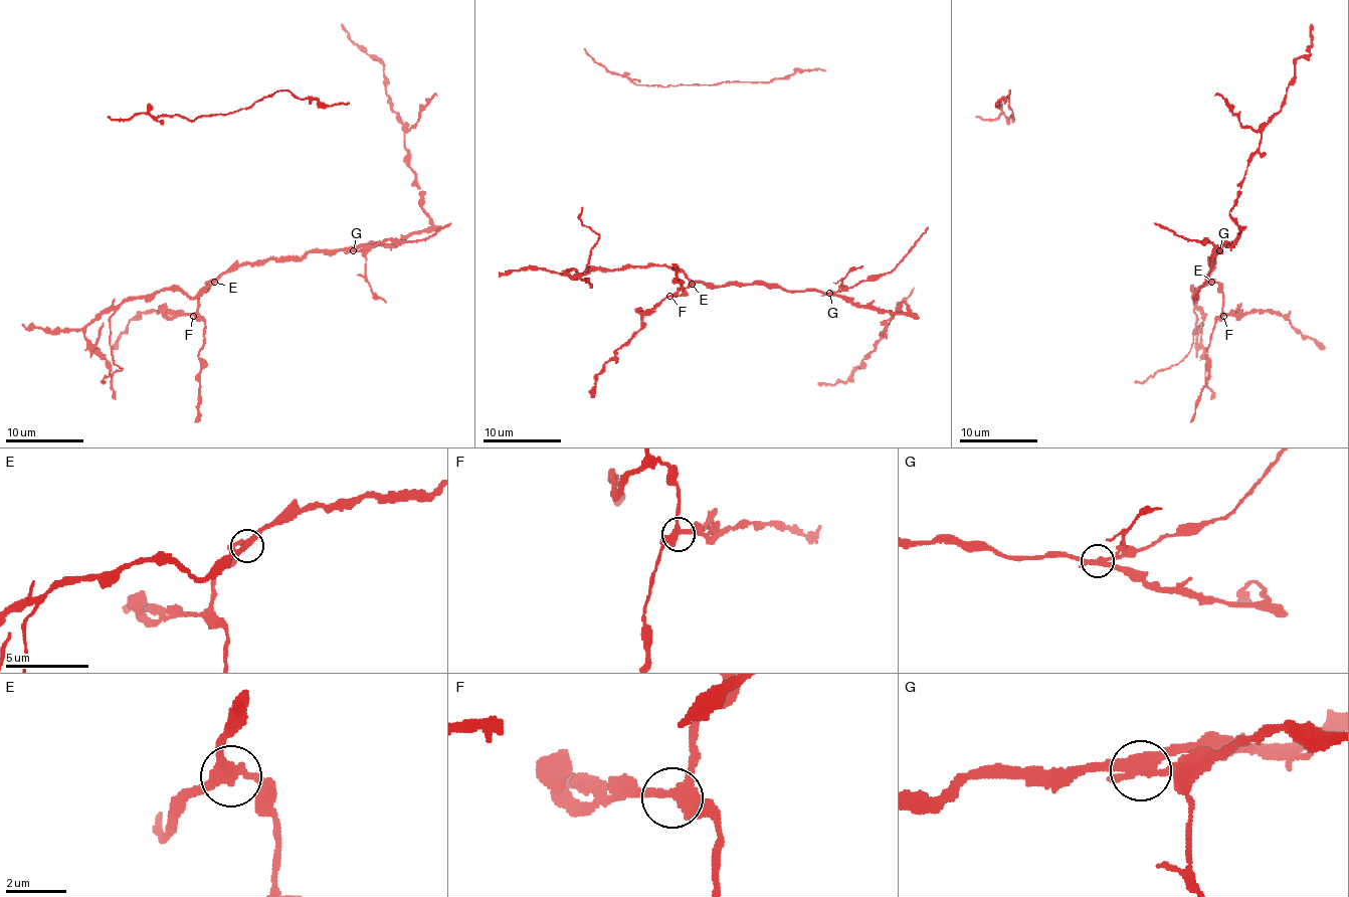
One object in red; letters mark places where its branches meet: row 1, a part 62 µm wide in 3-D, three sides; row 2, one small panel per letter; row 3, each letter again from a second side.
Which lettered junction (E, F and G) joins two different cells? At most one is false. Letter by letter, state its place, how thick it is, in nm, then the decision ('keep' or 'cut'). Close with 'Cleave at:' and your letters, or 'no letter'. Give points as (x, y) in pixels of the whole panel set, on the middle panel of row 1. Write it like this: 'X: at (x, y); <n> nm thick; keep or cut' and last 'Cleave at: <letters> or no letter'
E: at (692, 284); 280 nm thick; keep
F: at (669, 296); 280 nm thick; keep
G: at (829, 293); 300 nm thick; cut
Cleave at: G

